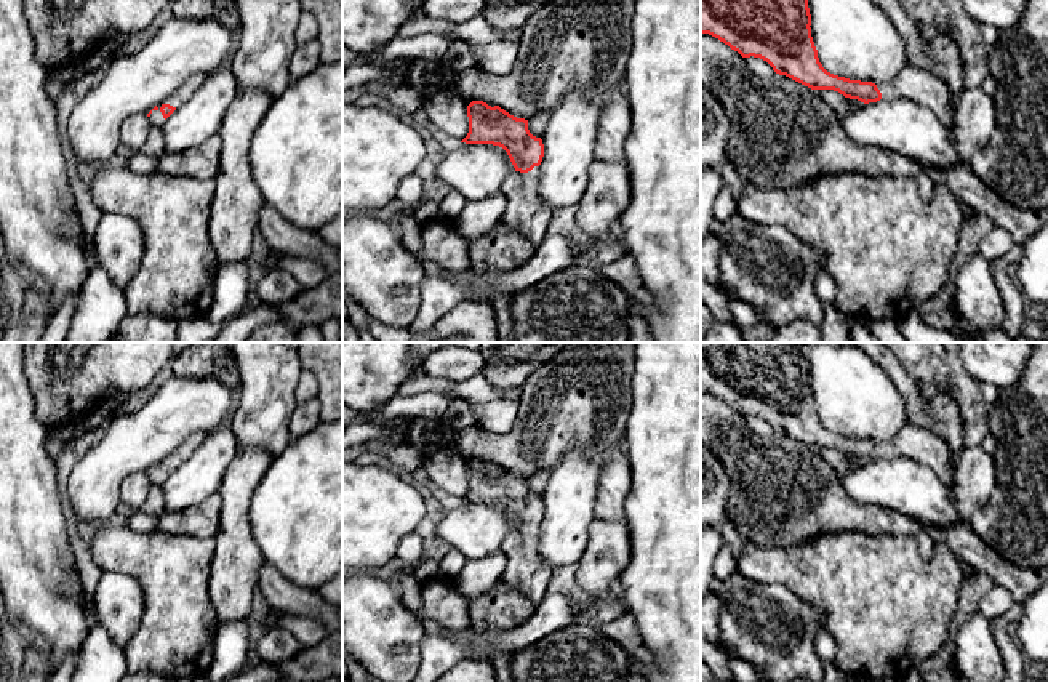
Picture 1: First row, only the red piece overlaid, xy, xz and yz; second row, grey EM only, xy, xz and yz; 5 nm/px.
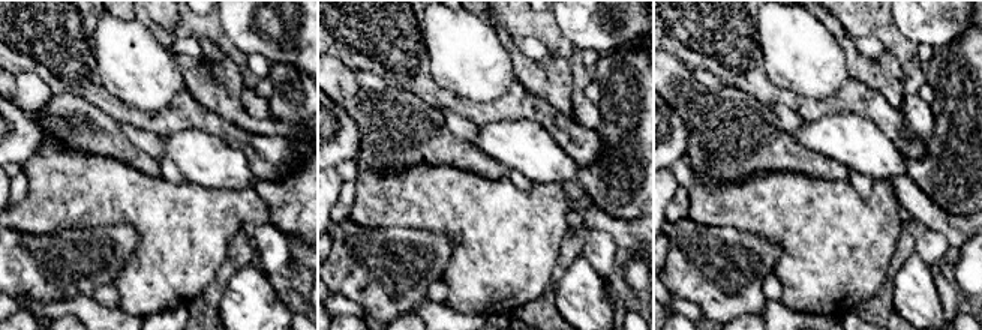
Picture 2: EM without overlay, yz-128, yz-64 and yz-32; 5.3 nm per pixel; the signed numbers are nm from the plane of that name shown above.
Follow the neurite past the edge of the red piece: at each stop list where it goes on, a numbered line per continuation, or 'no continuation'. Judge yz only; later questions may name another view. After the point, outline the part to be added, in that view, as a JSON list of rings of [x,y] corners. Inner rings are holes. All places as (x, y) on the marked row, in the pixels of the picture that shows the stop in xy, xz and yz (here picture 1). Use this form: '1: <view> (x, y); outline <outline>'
1: yz (917, 85); outline [[[907,66],[893,80],[877,85],[882,99],[906,98],[931,109],[946,126],[955,120],[954,96],[946,83],[931,74]]]

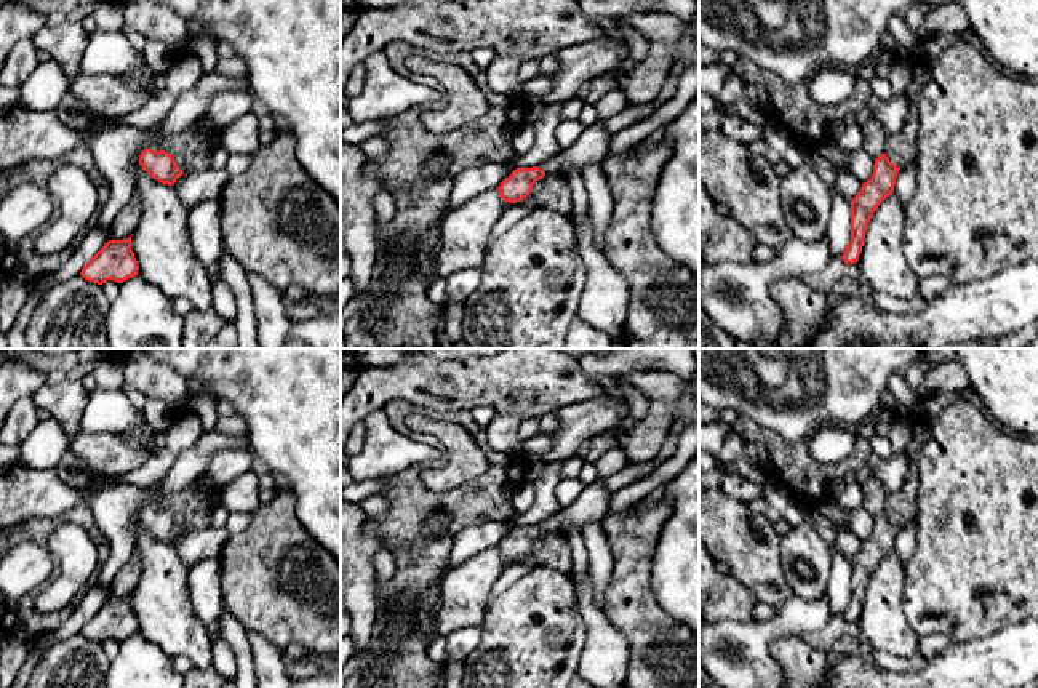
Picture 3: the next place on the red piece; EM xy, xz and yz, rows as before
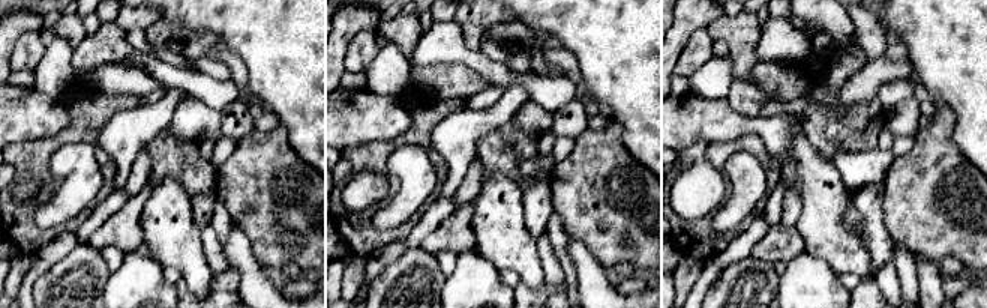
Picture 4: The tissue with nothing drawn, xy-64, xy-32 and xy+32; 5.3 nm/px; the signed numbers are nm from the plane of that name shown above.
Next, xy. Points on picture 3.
1: xy (192, 149); outline [[[205,115],[184,133],[160,139],[157,150],[171,154],[182,171],[202,171],[211,166],[211,154],[216,147],[213,133],[214,125]]]

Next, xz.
1: xz (550, 192); outline [[[545,174],[542,179],[536,181],[533,192],[521,202],[534,208],[553,210],[566,216],[573,213],[571,190],[565,176]]]

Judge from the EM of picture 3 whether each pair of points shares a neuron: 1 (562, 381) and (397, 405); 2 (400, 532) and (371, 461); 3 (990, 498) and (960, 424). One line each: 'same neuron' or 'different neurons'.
1: different neurons
2: different neurons
3: same neuron

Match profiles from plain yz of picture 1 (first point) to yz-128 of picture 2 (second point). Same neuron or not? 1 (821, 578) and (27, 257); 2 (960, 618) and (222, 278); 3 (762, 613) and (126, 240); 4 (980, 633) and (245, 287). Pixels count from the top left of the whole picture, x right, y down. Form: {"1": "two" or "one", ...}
{"1": "two", "2": "one", "3": "one", "4": "one"}

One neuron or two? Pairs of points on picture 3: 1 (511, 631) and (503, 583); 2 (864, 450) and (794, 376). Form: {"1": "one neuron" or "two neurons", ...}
{"1": "two neurons", "2": "two neurons"}

